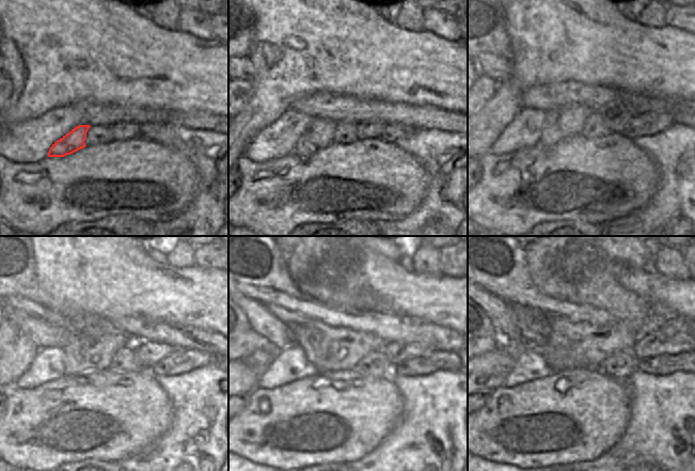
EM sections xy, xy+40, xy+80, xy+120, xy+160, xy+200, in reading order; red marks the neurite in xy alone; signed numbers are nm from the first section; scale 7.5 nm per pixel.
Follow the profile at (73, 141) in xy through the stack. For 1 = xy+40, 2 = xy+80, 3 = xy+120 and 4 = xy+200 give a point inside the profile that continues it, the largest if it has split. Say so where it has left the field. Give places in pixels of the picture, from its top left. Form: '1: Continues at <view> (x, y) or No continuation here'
1: Continues at xy+40 (318, 135)
2: Continues at xy+80 (569, 122)
3: Continues at xy+120 (98, 358)
4: Continues at xy+200 (626, 338).

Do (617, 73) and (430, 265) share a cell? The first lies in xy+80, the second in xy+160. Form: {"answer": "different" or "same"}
{"answer": "different"}

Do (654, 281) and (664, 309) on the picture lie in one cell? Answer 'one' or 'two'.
one

